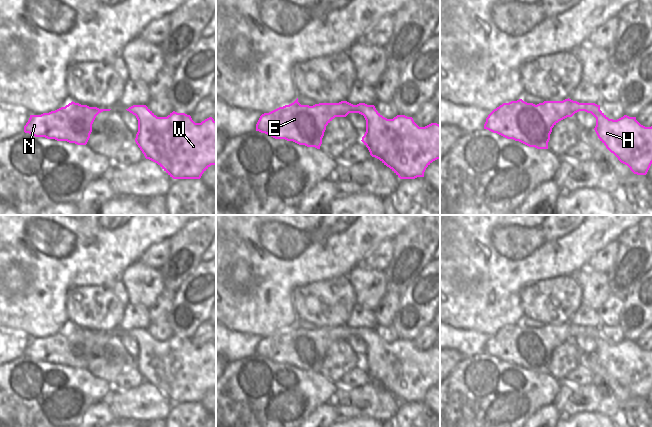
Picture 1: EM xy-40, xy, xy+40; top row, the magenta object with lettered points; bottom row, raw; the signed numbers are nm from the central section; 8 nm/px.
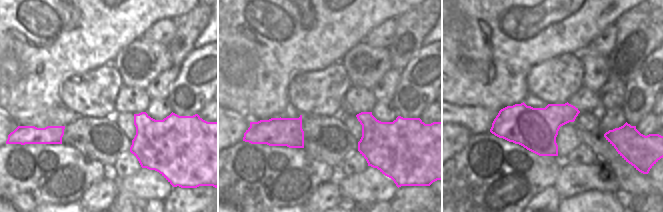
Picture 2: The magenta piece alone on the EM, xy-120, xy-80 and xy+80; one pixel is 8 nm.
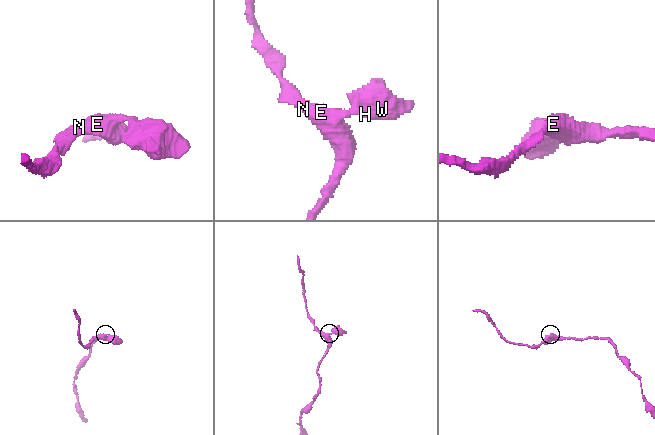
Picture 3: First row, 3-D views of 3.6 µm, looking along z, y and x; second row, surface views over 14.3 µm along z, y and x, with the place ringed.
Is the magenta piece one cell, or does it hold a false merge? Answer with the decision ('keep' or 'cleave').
keep

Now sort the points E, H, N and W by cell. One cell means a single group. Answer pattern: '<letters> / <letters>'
E H N W

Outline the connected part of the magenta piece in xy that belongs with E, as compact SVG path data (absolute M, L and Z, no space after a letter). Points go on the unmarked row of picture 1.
M298 322L291 328L279 331L260 340L256 355L275 363L293 365L299 369L320 373L326 350L335 341L346 341L349 337L359 337L366 344L366 356L362 366L370 379L389 391L400 403L424 401L426 392L440 383L440 349L431 347L419 351L412 341L397 339L393 343L383 341L374 329L359 327L353 329L347 325L339 327L319 327L313 330L301 329Z

